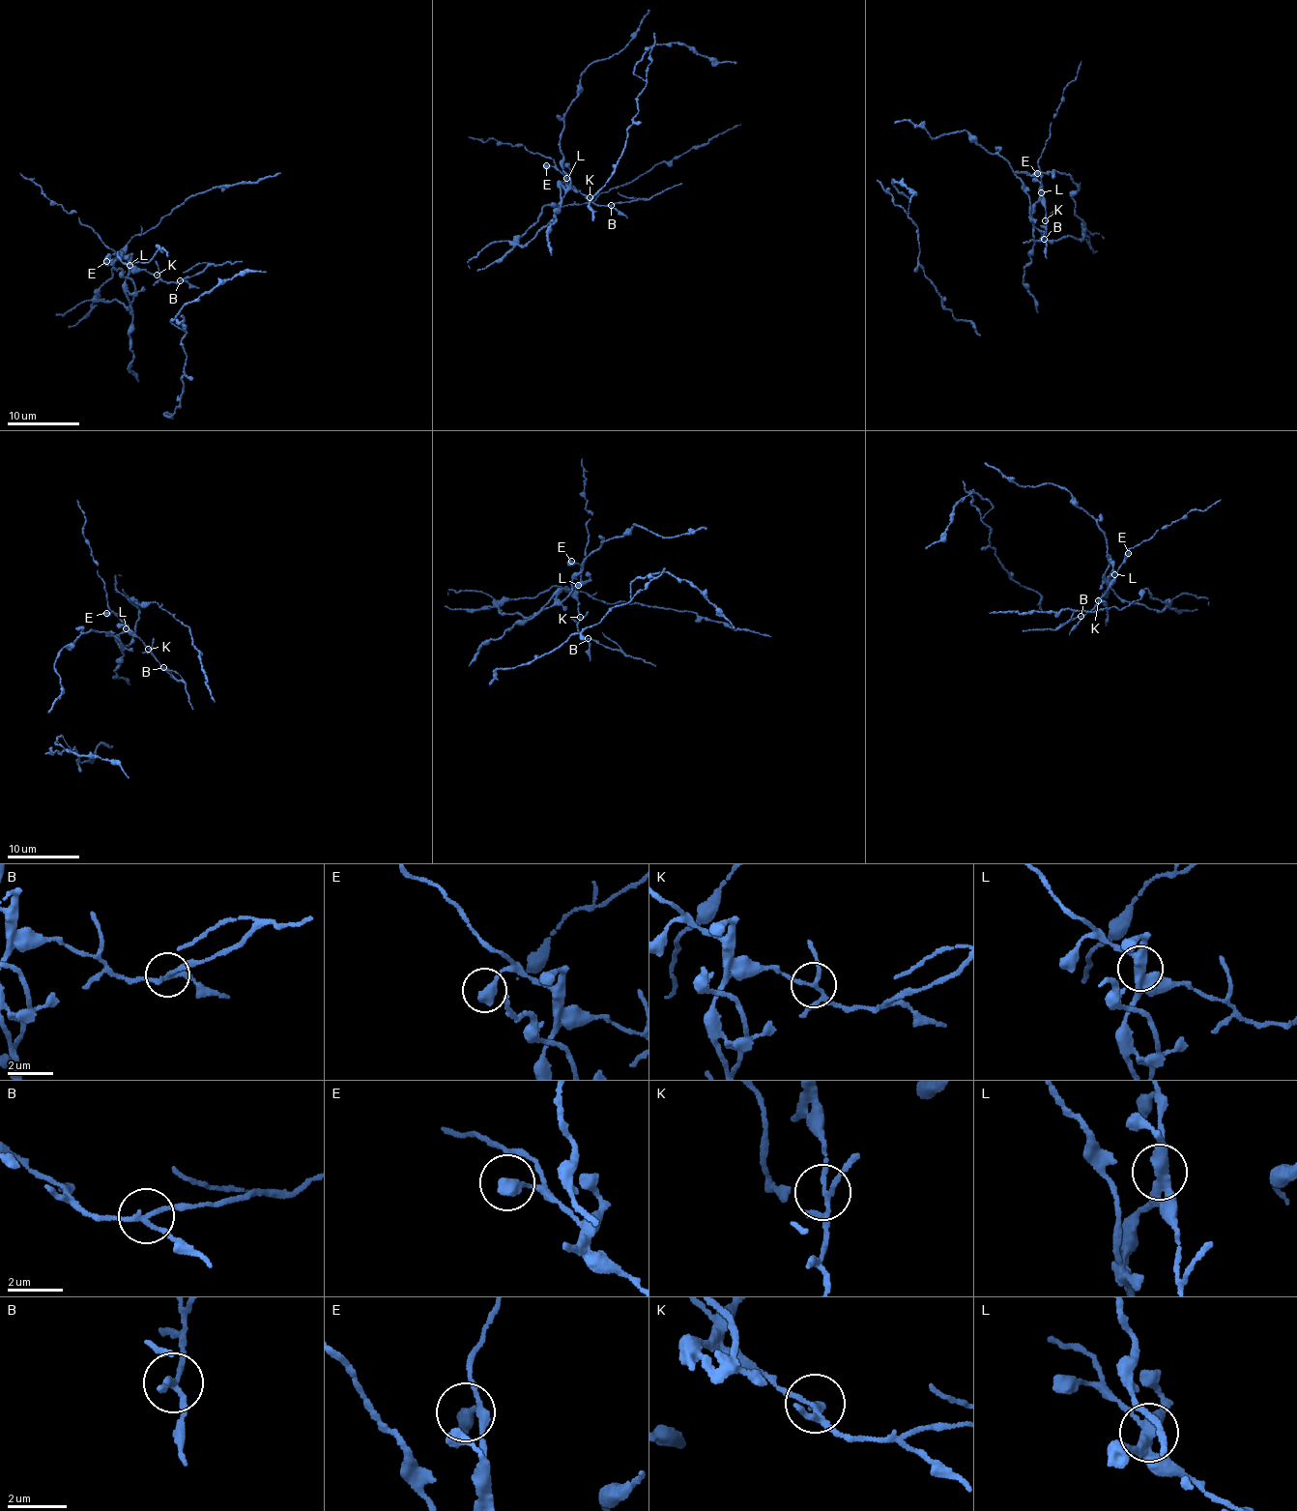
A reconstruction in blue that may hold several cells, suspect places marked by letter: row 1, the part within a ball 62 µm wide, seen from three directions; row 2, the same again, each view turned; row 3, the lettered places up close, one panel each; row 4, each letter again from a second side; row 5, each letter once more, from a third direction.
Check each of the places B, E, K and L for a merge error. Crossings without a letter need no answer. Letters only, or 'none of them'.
B, L

